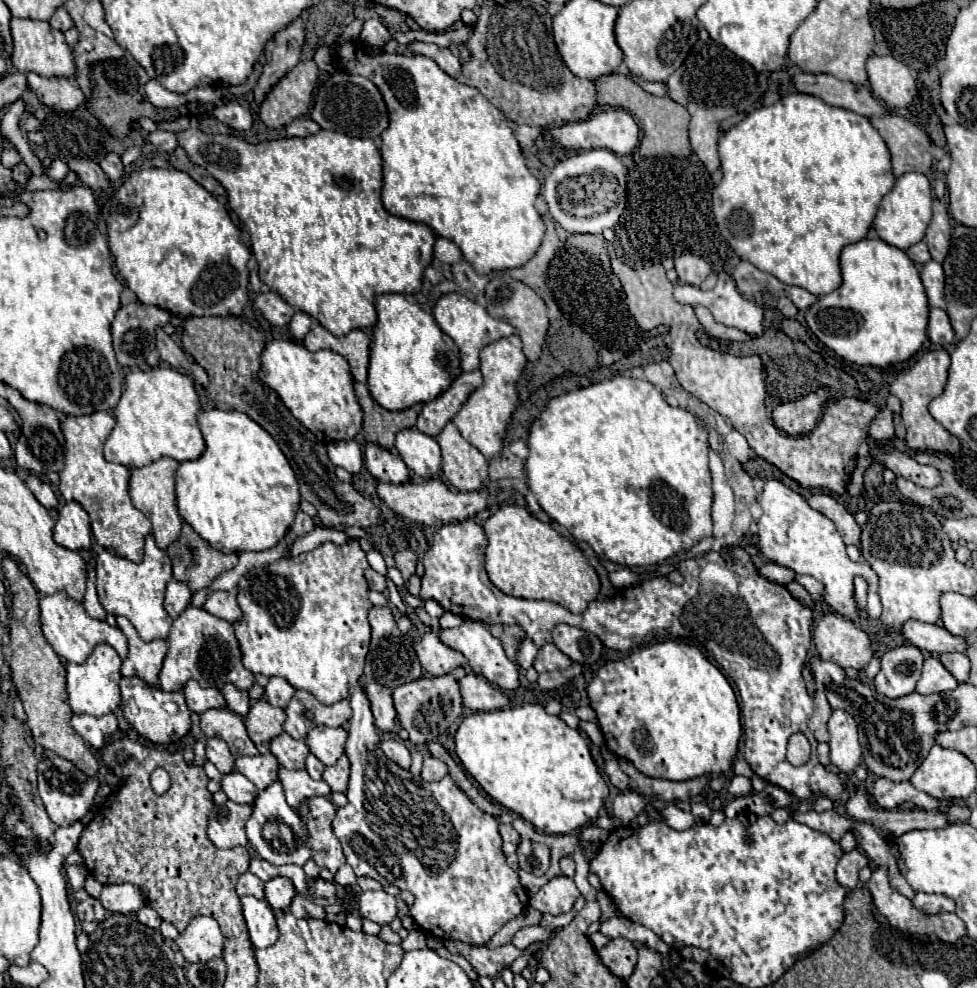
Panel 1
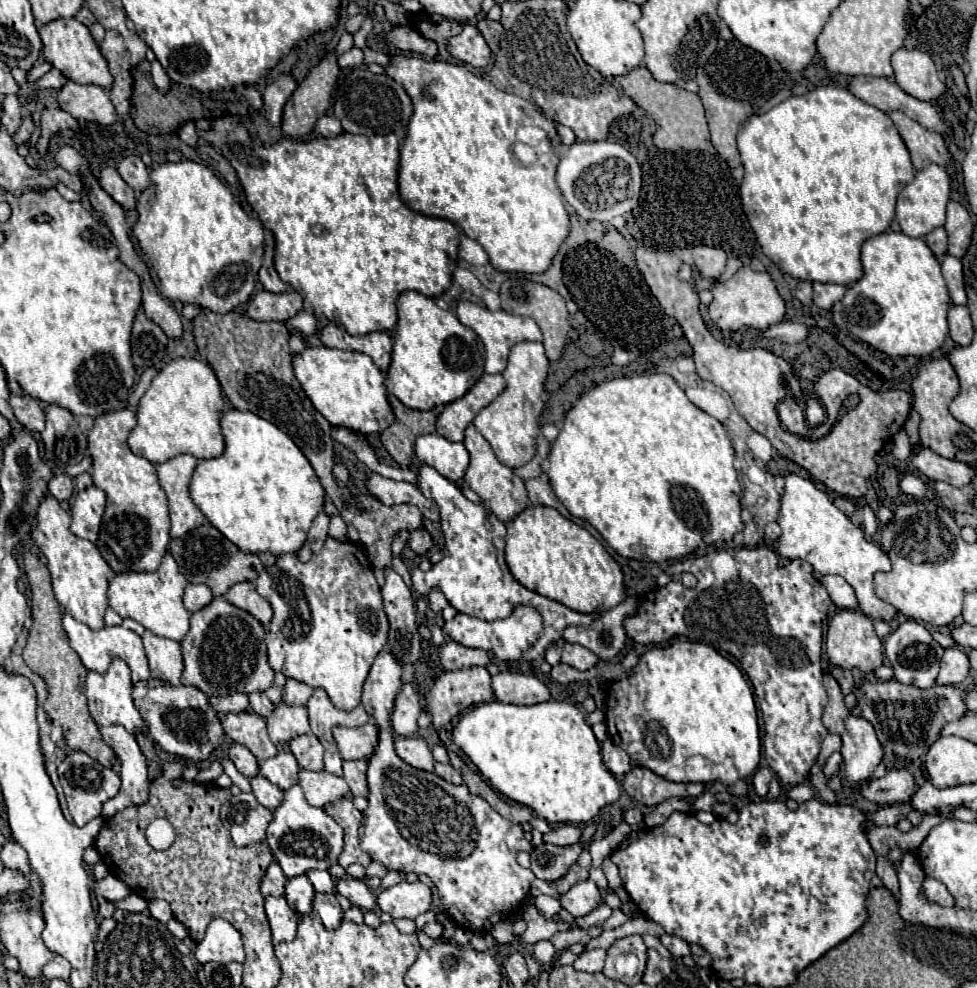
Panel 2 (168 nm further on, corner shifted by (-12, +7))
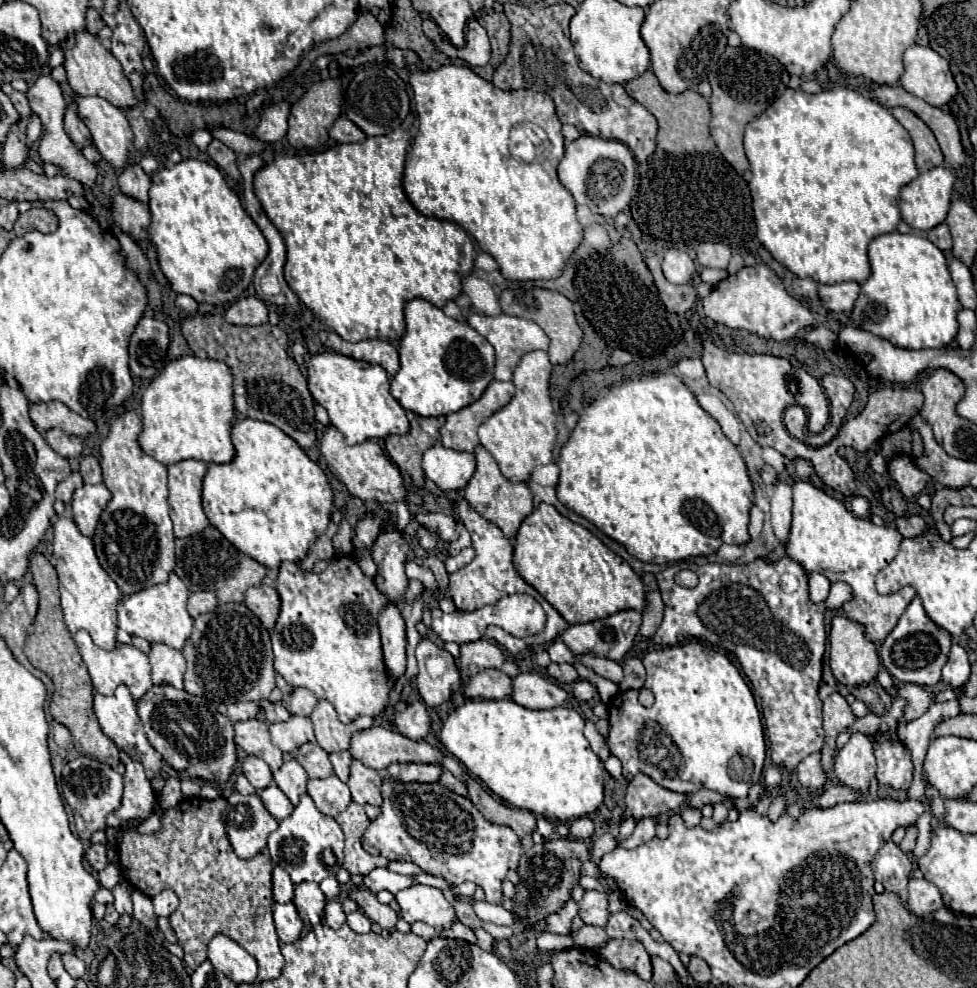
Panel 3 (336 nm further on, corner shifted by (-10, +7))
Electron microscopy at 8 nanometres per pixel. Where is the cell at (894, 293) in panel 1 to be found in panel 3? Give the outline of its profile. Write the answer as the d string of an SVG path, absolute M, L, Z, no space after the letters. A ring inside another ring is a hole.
M888 232L888 234L876 236L870 242L868 260L870 260L872 274L860 286L860 296L854 302L854 308L850 312L854 326L858 326L866 332L872 332L874 336L888 340L890 344L894 344L898 348L906 348L906 350L950 346L958 332L956 312L960 310L960 302L958 302L956 288L950 278L942 250L938 250L928 238L922 238L914 232L910 232L910 234Z

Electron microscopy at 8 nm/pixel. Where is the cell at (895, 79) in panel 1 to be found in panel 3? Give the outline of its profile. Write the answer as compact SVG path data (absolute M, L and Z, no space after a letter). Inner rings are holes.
M914 44L904 52L902 62L904 74L900 84L904 90L932 106L942 106L952 100L956 94L956 82L950 72L950 64L932 48Z

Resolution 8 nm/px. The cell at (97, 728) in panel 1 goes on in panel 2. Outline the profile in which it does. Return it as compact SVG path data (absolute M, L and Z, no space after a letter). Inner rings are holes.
M120 726L100 728L100 734L122 762L120 792L112 800L108 800L102 810L104 818L112 818L118 810L128 808L128 806L140 806L148 800L148 786L150 786L148 762L136 738L128 734L124 728Z

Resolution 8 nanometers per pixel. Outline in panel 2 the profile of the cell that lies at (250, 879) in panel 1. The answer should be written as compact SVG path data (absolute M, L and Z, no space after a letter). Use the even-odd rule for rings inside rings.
M272 862L270 868L268 868L268 872L266 872L266 876L264 876L264 880L262 880L260 890L262 890L264 896L284 896L286 880L288 878L284 876L282 868L276 862Z

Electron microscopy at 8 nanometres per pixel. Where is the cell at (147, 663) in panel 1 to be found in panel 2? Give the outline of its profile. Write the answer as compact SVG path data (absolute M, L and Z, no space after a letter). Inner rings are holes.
M148 630L144 632L142 642L146 648L148 662L150 662L152 678L164 680L172 686L180 686L180 674L184 670L180 644L168 638L160 638Z

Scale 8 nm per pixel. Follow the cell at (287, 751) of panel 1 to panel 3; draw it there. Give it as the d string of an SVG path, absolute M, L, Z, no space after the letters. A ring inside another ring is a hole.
M302 744L302 748L298 748L296 752L296 760L302 764L310 778L328 778L334 774L328 752L324 752L318 744Z

